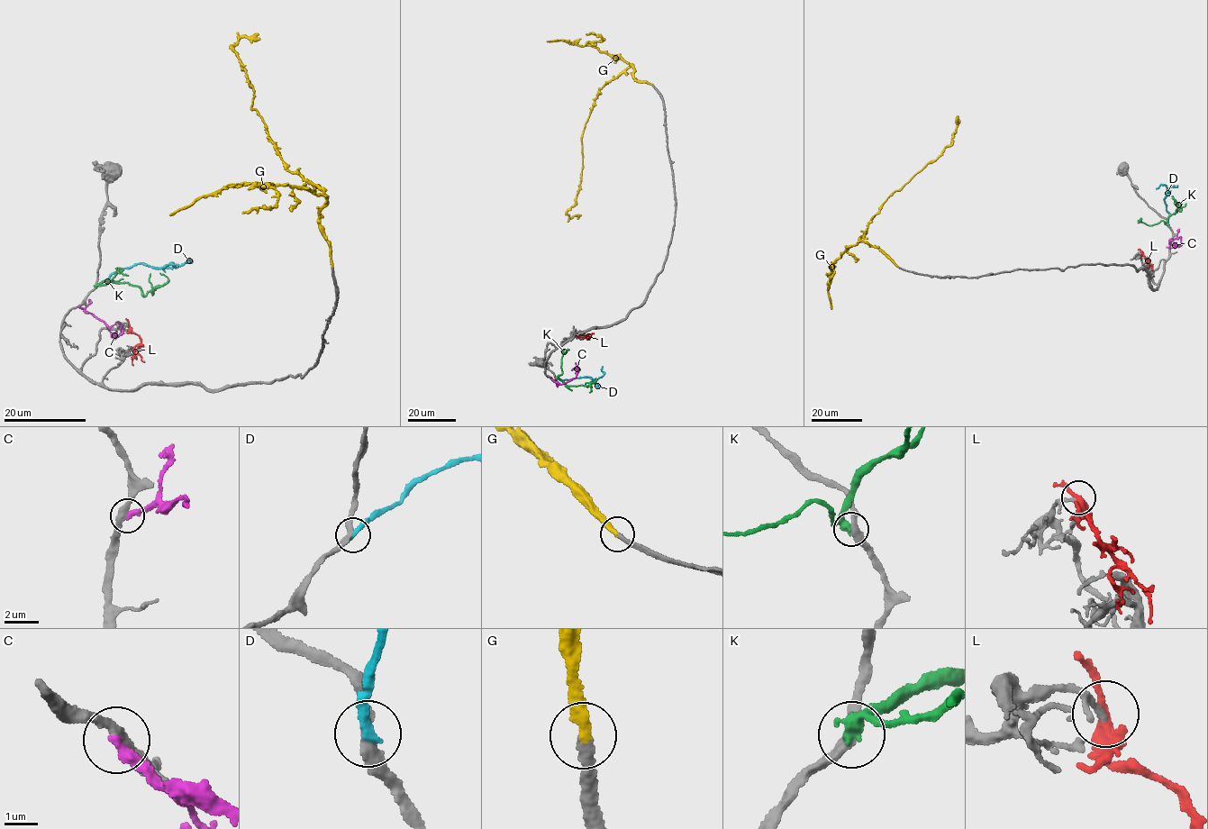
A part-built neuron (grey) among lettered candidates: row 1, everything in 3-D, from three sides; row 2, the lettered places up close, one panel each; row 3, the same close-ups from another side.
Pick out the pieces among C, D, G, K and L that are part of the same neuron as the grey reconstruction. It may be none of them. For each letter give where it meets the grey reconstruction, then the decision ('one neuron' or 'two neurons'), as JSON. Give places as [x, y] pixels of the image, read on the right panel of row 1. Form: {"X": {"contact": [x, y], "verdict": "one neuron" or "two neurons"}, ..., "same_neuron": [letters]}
{"C": {"contact": [1172, 240], "verdict": "two neurons"}, "D": {"contact": [1167, 223], "verdict": "two neurons"}, "G": {"contact": [897, 266], "verdict": "one neuron"}, "K": {"contact": [1167, 224], "verdict": "two neurons"}, "L": {"contact": [1141, 251], "verdict": "two neurons"}, "same_neuron": ["G"]}

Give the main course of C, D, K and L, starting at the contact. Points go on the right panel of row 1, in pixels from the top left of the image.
C: (1172, 240), (1181, 237), (1179, 246), (1170, 239), (1172, 245)
D: (1167, 223), (1169, 215), (1164, 199), (1168, 188), (1161, 184), (1156, 189)
K: (1167, 224), (1167, 219), (1177, 208), (1181, 211), (1172, 196)
L: (1141, 251), (1148, 267)

